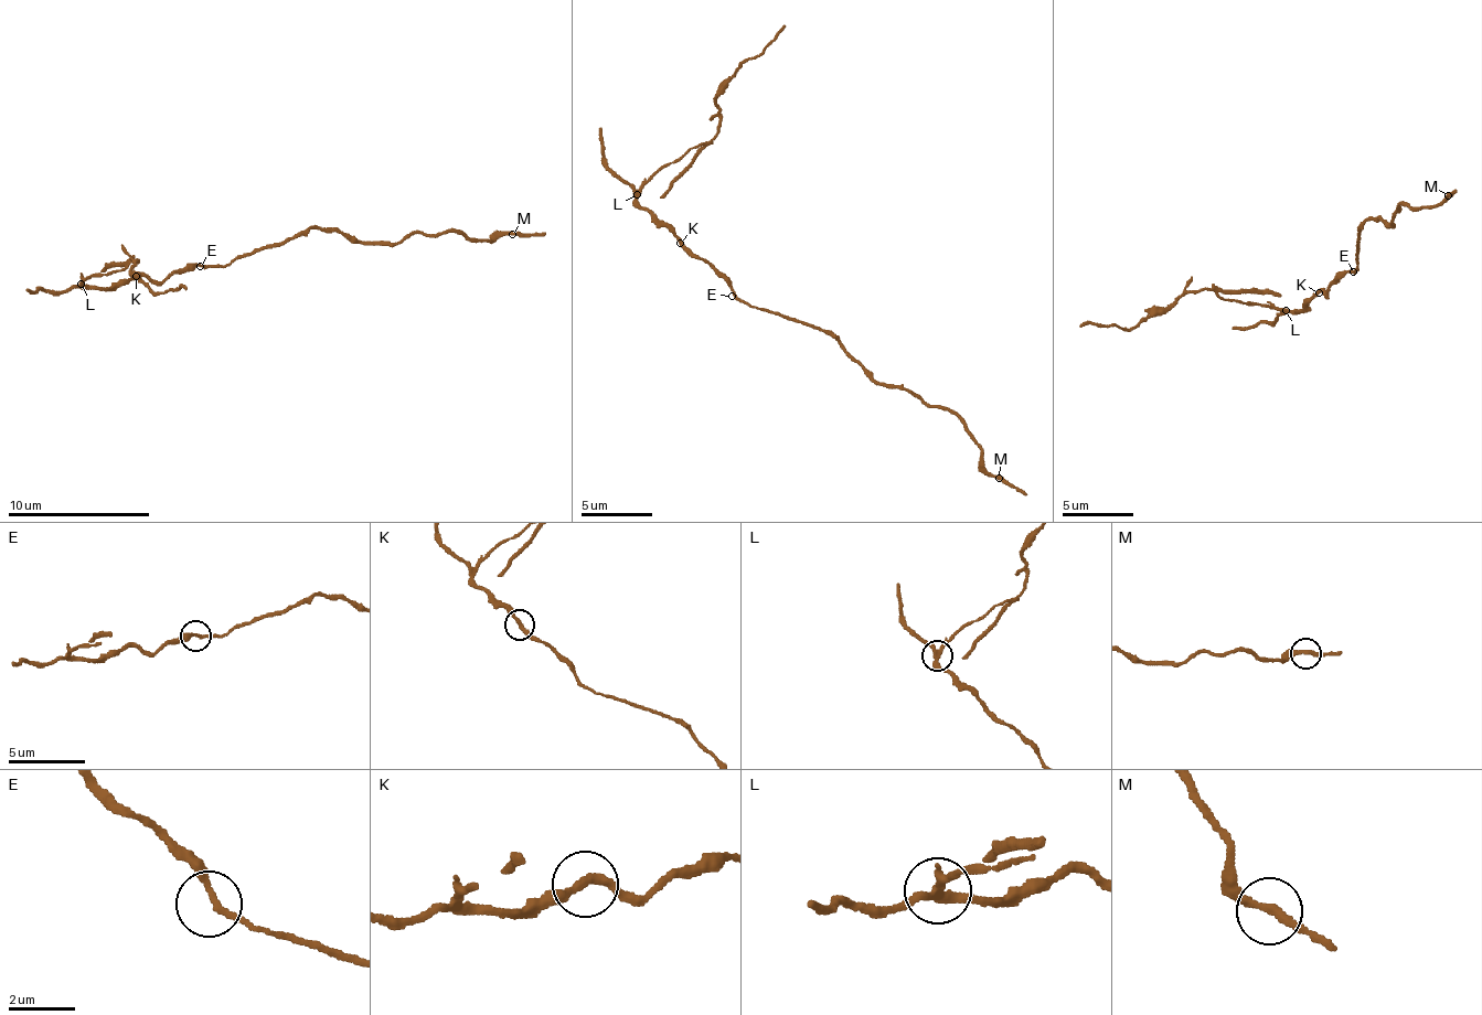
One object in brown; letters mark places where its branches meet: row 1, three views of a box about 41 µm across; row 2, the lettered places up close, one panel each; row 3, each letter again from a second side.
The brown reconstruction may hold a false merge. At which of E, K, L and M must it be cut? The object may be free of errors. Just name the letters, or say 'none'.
L

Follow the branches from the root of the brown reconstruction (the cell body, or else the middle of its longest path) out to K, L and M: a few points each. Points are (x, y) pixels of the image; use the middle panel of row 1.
K: (735, 292), (680, 243)
L: (735, 292), (669, 228), (652, 217), (640, 204), (637, 194)
M: (735, 292), (760, 309), (825, 331), (880, 382), (909, 388), (931, 406), (946, 405), (999, 478)

